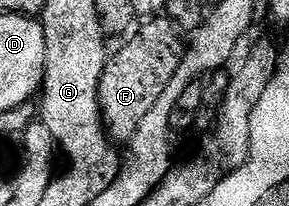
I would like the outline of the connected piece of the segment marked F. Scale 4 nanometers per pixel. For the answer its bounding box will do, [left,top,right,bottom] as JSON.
[98,16,183,140]

